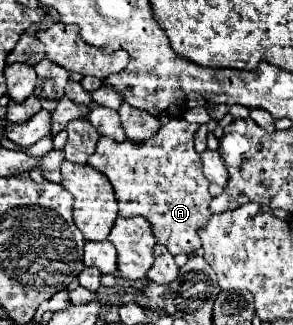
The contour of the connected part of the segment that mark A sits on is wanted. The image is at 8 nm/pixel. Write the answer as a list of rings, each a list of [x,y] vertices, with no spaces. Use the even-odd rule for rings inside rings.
[[[170,117],[156,135],[146,141],[116,143],[110,137],[100,137],[88,165],[104,173],[116,191],[118,215],[142,215],[150,221],[158,243],[164,243],[172,255],[194,253],[200,247],[198,227],[212,215],[208,205],[210,181],[204,179],[200,155],[194,151],[194,133],[198,125],[182,117]]]

